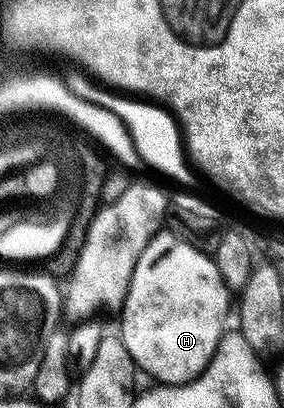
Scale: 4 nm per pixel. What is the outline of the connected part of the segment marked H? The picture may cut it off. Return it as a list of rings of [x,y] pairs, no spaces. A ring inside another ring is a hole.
[[[160,232],[156,234],[155,239],[145,248],[145,252],[141,252],[141,256],[137,260],[137,268],[133,268],[133,276],[127,289],[127,298],[123,302],[123,309],[121,311],[121,317],[123,317],[121,337],[136,367],[142,373],[144,370],[149,377],[156,378],[154,381],[159,384],[182,384],[184,382],[192,382],[192,380],[198,378],[203,373],[203,369],[210,364],[211,358],[215,354],[215,349],[219,346],[219,341],[223,339],[225,333],[223,321],[227,318],[227,297],[229,297],[227,285],[221,280],[221,272],[217,268],[212,255],[193,248],[193,244],[181,240],[173,233]]]

